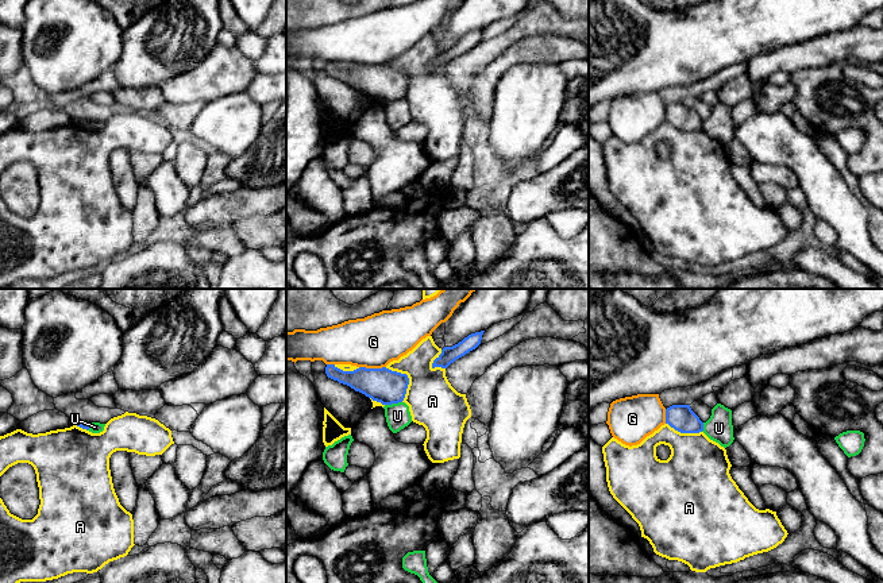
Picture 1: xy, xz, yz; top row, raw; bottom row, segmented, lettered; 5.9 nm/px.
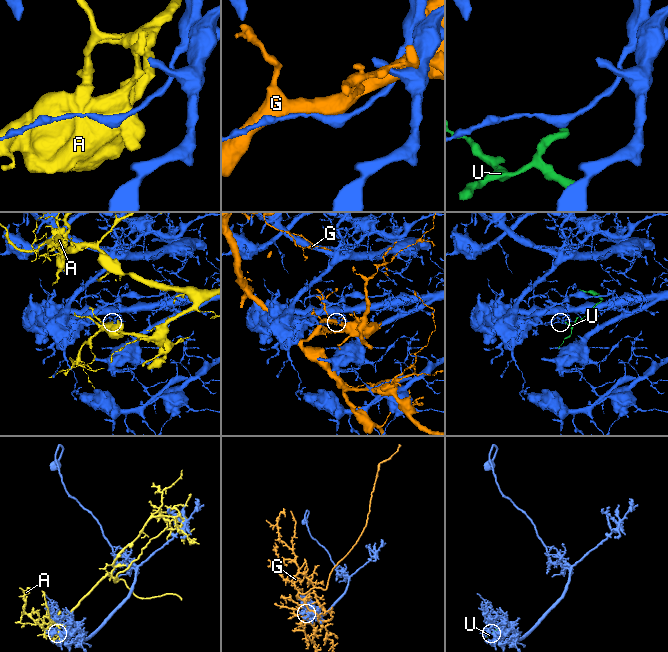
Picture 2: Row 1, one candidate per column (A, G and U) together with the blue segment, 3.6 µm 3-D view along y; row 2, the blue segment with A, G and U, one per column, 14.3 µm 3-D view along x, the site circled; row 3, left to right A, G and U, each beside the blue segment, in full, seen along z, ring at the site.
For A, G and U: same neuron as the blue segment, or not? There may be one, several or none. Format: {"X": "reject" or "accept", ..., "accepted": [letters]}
{"A": "reject", "G": "reject", "U": "reject", "accepted": []}

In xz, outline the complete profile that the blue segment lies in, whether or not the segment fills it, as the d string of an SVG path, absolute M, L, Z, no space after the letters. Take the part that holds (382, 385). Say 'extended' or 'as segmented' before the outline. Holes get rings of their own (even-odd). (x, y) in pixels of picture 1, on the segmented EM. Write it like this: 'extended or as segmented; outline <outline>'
as segmented; outline M327 364L325 374L328 378L350 386L382 405L402 402L409 385L406 374L392 371L386 367L359 367L354 371L343 371L335 364Z

